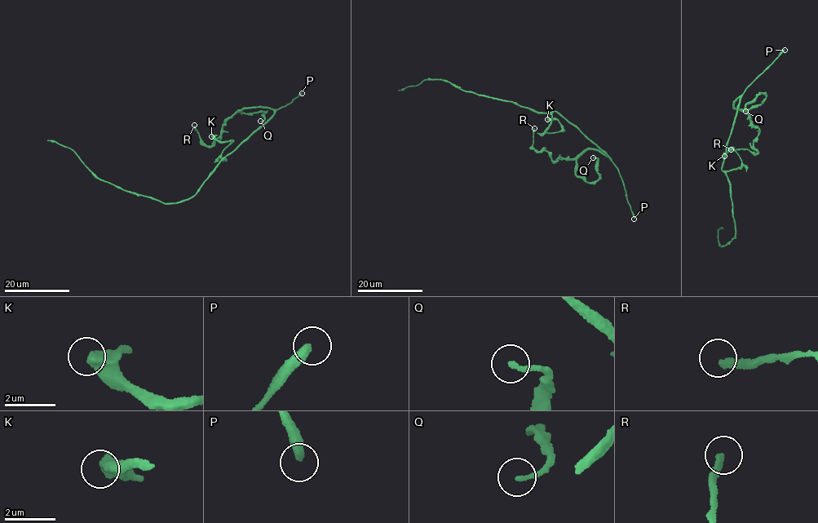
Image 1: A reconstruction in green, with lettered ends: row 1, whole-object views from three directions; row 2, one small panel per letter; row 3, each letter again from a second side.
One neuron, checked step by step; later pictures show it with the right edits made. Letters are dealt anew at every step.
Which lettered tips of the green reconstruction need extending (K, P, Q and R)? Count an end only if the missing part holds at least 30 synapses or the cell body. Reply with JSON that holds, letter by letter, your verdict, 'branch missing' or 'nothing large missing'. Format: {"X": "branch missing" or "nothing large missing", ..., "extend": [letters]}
{"K": "nothing large missing", "P": "branch missing", "Q": "nothing large missing", "R": "nothing large missing", "extend": ["P"]}

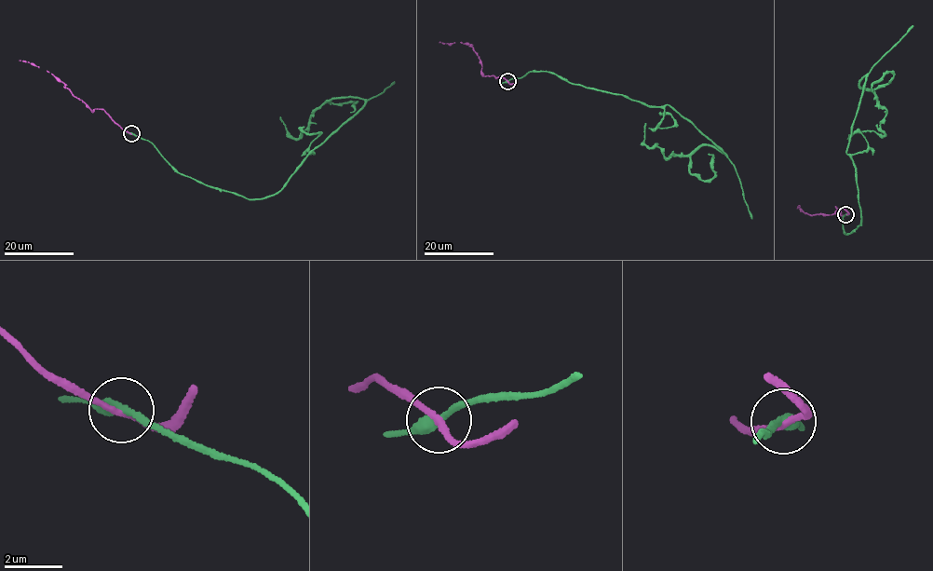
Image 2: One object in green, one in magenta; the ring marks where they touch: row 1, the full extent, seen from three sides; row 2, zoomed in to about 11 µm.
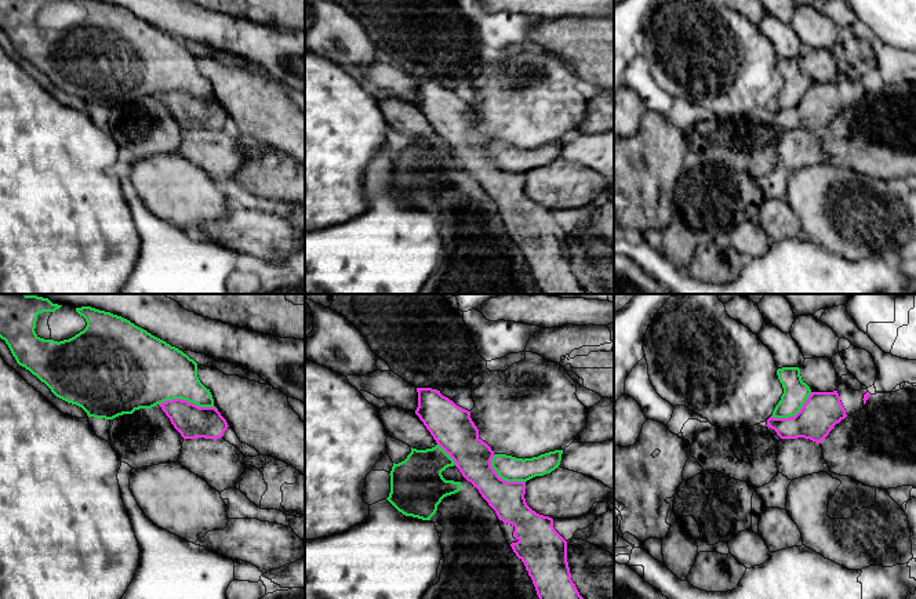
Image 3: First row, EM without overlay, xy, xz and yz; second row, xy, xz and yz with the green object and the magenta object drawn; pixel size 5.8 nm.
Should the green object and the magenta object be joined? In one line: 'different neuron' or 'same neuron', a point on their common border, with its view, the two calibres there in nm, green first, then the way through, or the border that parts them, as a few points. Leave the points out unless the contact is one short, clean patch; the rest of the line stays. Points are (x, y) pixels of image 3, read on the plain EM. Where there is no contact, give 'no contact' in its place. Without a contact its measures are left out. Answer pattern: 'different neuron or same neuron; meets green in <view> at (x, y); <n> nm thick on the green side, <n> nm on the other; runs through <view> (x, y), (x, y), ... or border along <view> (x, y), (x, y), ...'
different neuron; meets green in xy at (188, 91); 360 nm thick on the green side, 190 nm on the other

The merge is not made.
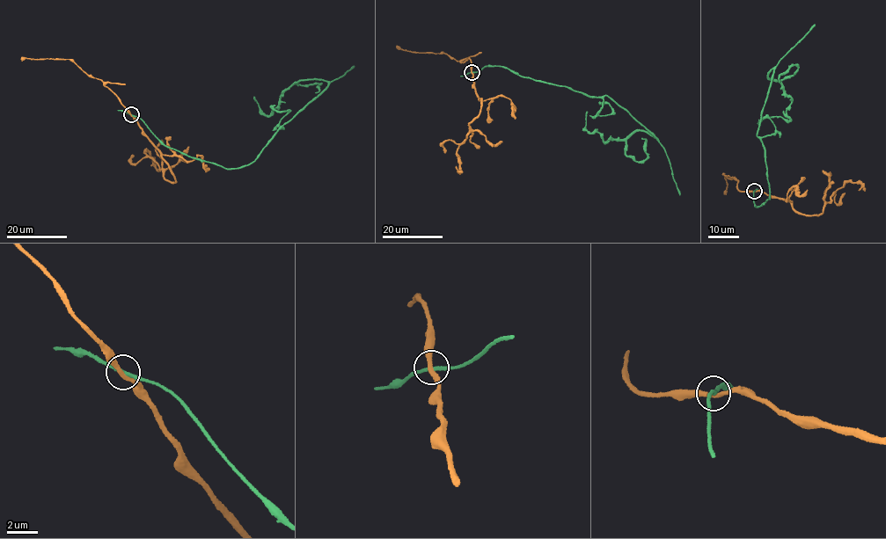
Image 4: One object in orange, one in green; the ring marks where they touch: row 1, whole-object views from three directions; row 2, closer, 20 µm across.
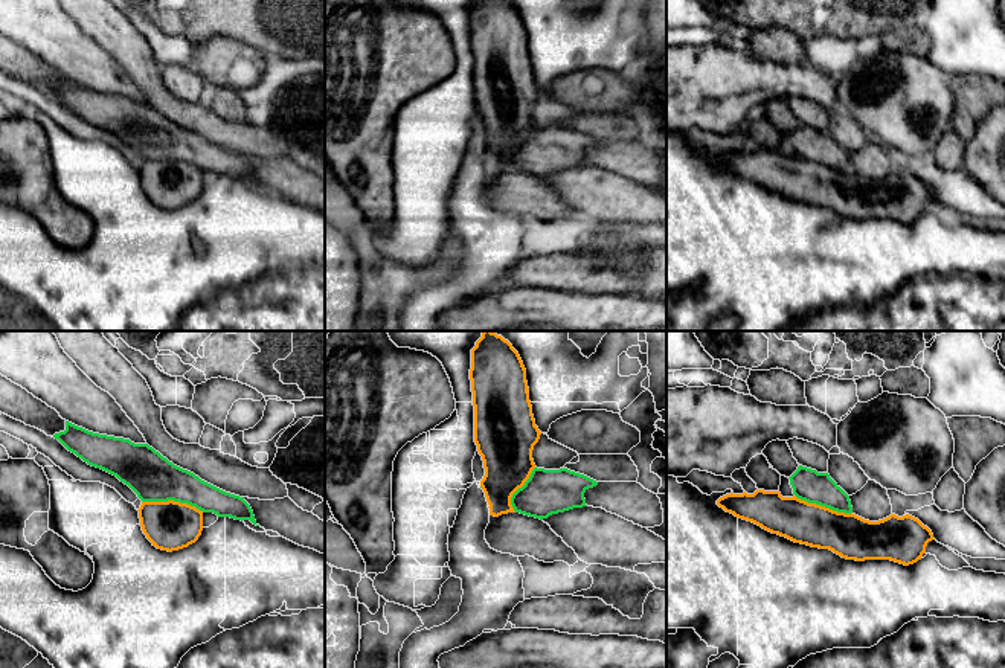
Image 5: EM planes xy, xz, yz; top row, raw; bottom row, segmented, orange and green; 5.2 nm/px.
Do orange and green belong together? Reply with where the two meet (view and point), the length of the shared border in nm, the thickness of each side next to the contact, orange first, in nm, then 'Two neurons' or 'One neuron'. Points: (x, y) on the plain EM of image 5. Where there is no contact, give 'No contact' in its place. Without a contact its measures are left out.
Touches orange at xy (173, 159). Shared border 340 nm. Thickness 260 nm (orange) against 240 nm. Two neurons

